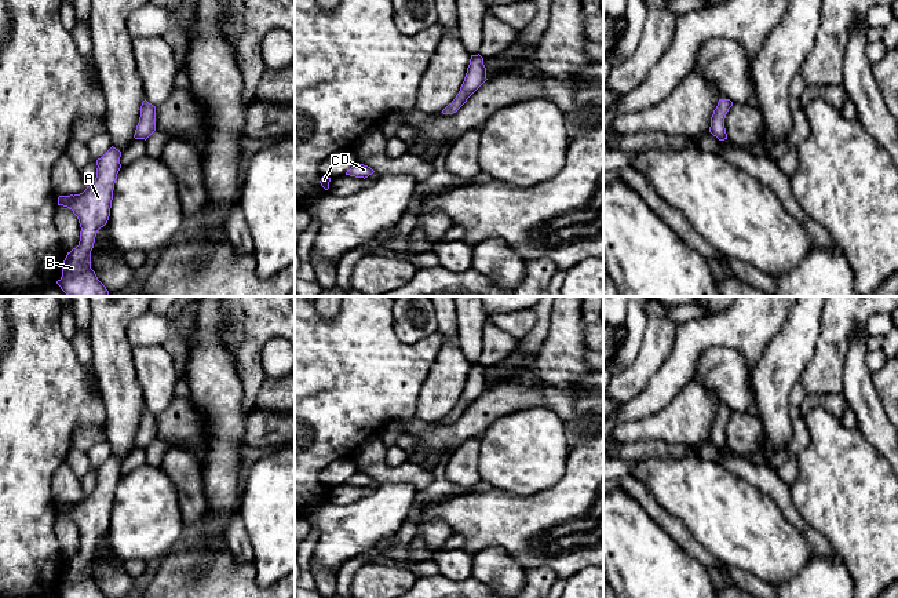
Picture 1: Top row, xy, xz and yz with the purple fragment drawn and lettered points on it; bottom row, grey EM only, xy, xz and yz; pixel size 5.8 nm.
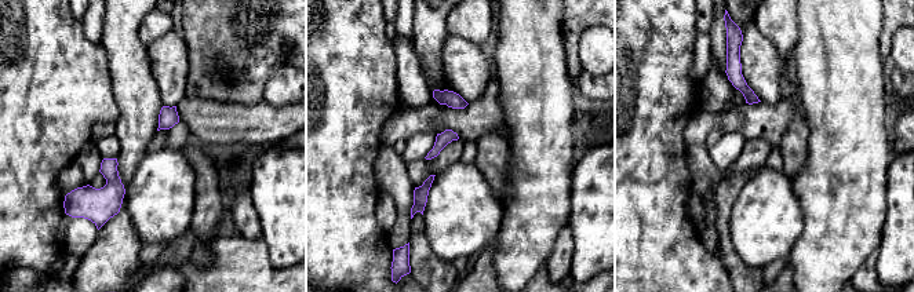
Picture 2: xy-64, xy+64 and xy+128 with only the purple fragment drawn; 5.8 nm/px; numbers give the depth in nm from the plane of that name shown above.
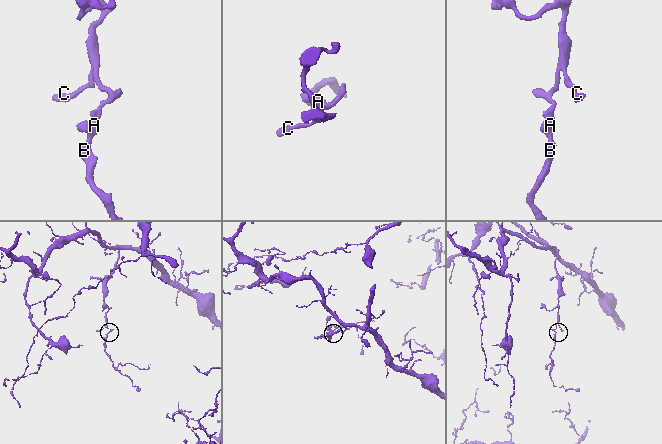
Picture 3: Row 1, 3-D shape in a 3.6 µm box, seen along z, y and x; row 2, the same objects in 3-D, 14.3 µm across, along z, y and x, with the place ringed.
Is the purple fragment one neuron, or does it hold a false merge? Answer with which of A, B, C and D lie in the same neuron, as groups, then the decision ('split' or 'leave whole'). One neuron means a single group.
groups A B / C D; split

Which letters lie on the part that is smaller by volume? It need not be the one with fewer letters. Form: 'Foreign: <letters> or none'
Foreign: A, B

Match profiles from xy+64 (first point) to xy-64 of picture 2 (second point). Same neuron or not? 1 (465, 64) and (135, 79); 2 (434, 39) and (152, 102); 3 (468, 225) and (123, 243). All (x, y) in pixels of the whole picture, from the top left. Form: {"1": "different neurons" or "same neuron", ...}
{"1": "different neurons", "2": "same neuron", "3": "different neurons"}

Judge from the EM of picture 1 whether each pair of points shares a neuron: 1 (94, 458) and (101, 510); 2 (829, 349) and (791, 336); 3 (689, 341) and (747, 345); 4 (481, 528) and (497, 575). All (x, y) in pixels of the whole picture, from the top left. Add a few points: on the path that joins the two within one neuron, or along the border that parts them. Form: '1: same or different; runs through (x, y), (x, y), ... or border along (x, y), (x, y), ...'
1: same; runs through (103, 470), (103, 493), (101, 498)
2: different; border along (822, 313), (816, 352), (802, 374)
3: same; runs through (703, 336), (733, 336)
4: different; border along (473, 555), (486, 547), (502, 547), (517, 562)

